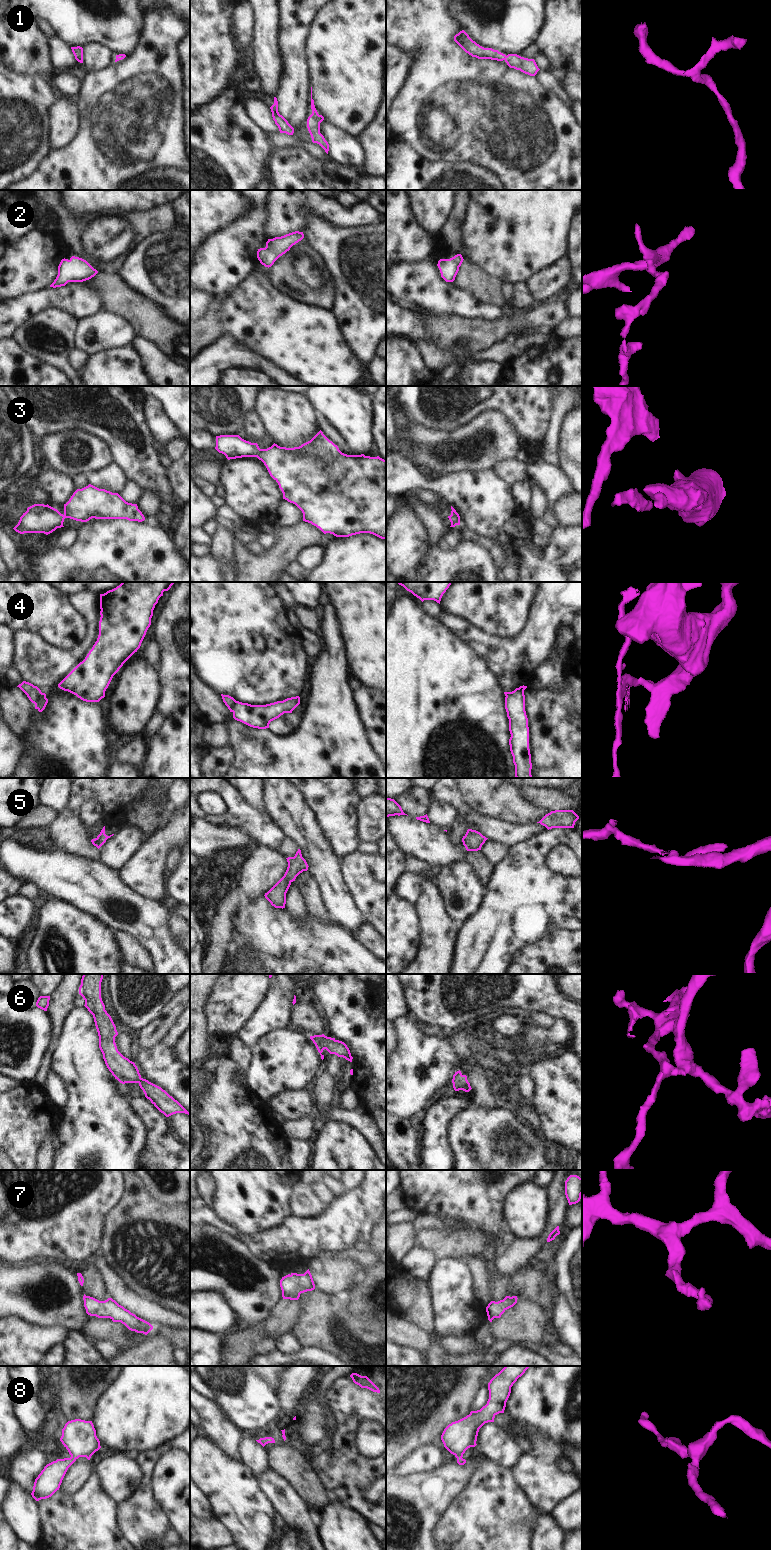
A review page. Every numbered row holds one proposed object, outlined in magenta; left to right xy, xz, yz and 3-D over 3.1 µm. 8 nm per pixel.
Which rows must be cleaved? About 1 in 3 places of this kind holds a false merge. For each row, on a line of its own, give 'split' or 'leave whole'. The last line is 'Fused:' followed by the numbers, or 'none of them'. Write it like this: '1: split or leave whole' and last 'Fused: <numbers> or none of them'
1: leave whole
2: leave whole
3: leave whole
4: split
5: leave whole
6: leave whole
7: leave whole
8: leave whole
Fused: 4

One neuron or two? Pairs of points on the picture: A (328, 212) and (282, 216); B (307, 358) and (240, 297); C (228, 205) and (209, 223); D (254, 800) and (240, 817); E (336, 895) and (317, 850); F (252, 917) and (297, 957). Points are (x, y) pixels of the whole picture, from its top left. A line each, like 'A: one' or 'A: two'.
A: one
B: one
C: one
D: two
E: one
F: one

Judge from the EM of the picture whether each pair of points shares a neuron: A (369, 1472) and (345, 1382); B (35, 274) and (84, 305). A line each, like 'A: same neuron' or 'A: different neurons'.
A: same neuron
B: different neurons

